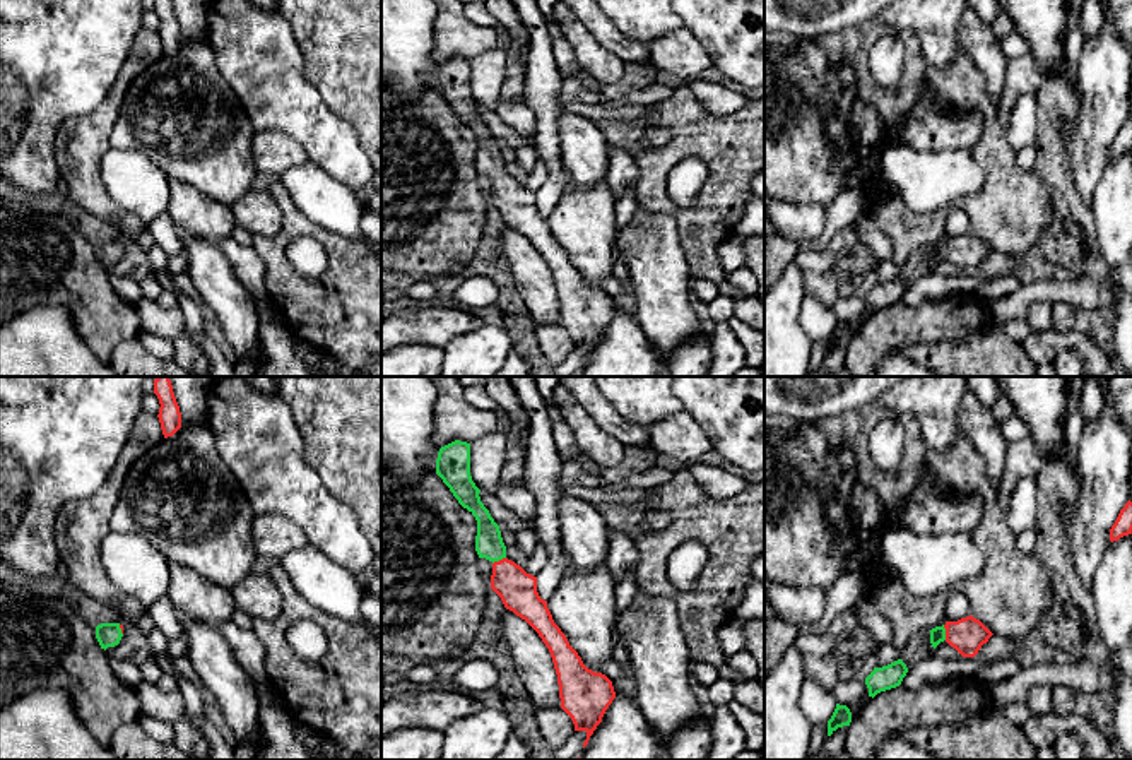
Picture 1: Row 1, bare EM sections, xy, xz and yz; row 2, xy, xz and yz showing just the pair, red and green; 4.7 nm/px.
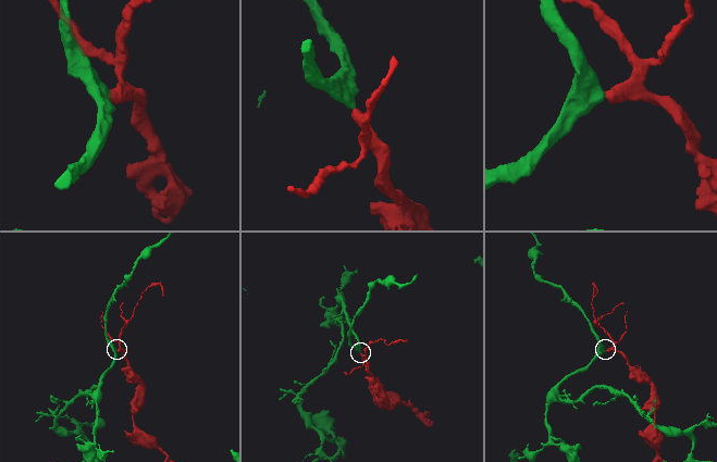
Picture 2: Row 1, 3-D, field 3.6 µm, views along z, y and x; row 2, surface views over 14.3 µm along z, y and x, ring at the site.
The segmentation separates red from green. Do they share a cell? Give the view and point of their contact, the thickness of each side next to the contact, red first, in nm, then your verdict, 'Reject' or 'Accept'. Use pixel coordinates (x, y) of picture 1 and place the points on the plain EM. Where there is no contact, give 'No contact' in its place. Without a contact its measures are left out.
Touches red at yz (946, 249). Thickness 170 nm (red) against 70 nm. Accept

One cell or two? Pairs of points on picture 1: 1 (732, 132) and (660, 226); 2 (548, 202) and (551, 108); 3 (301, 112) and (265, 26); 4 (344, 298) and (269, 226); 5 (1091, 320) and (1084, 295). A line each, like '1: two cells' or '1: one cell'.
1: two cells
2: one cell
3: one cell
4: two cells
5: two cells

